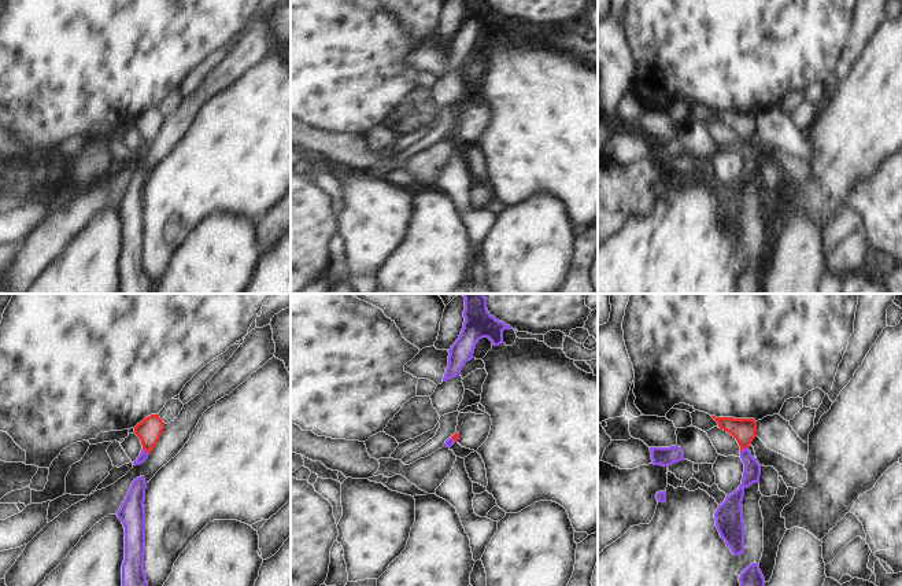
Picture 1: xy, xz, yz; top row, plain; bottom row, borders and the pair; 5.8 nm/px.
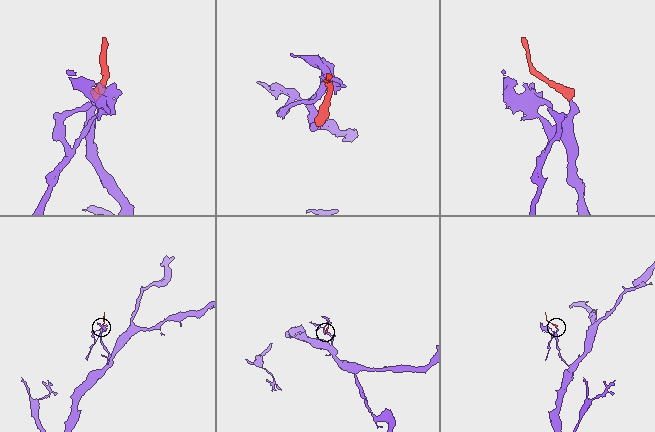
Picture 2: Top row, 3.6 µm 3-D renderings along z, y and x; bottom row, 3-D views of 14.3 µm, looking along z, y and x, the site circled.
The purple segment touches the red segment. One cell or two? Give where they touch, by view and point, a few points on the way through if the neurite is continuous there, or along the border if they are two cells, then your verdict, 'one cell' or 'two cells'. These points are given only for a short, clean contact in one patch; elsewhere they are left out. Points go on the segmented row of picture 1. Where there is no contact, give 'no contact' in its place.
contact yz (743, 449); way yz (751, 474), (751, 464), (743, 449), (745, 430); one cell

